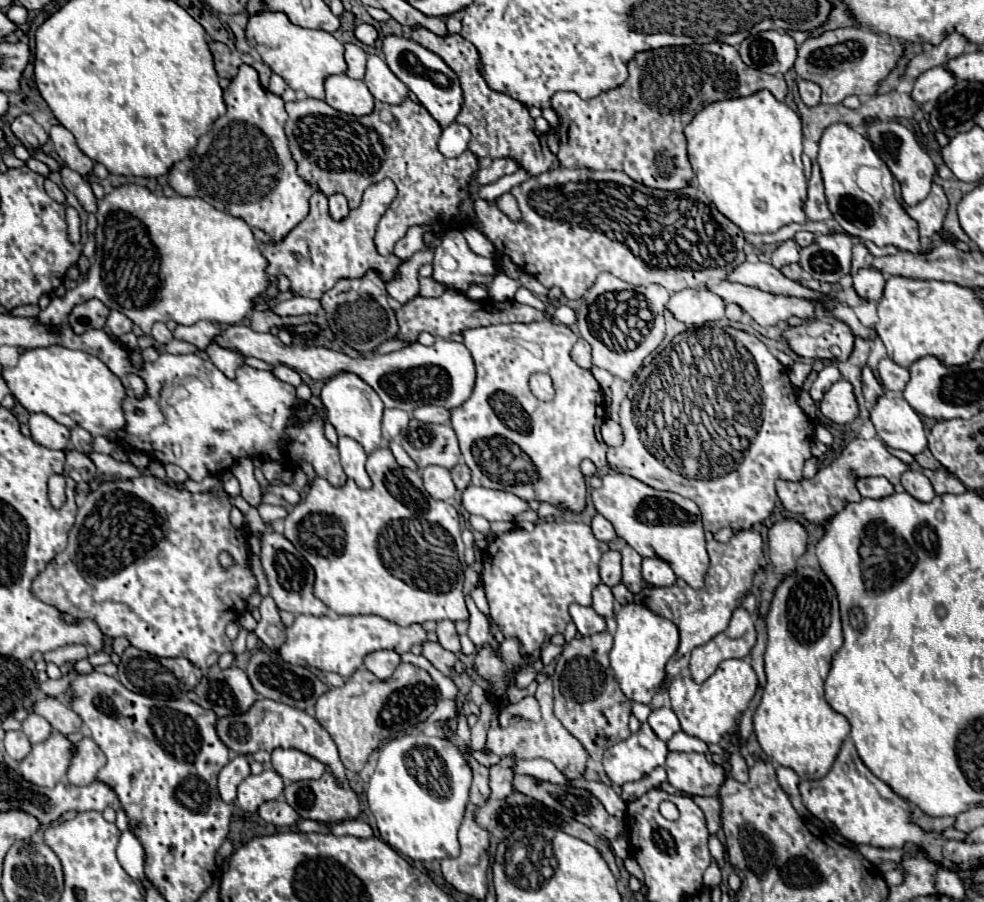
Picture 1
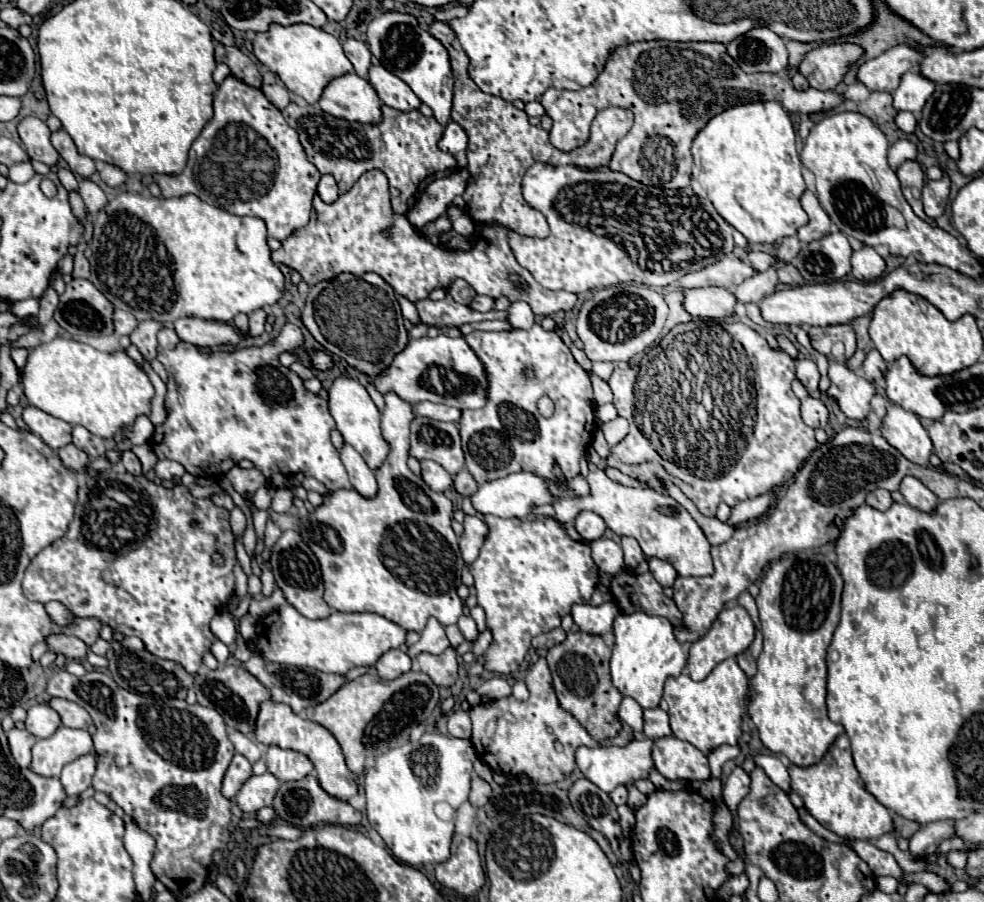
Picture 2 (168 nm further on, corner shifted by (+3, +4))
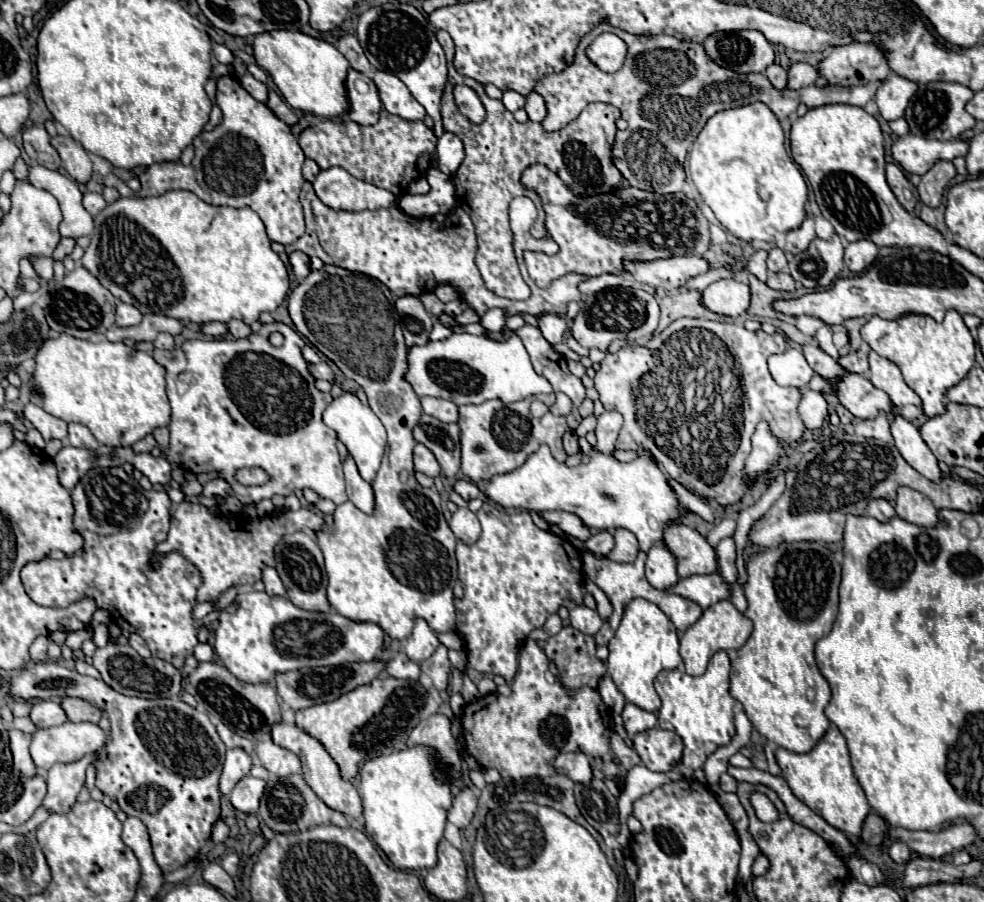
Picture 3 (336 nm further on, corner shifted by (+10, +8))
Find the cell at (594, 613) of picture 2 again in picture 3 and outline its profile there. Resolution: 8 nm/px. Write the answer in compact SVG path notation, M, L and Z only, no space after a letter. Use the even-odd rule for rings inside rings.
M576 606L574 610L570 610L570 622L576 630L580 630L584 634L592 634L592 636L602 626L602 618L598 616L598 612L588 606Z

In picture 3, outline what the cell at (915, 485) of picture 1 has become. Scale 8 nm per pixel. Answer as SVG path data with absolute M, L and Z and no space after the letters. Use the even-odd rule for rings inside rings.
M908 486L898 488L896 514L918 526L936 526L938 522L938 510L932 500Z

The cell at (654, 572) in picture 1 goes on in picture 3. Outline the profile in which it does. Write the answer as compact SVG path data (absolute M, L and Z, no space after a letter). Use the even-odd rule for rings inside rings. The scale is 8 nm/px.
M656 544L652 546L652 550L648 550L646 578L658 590L666 590L678 582L676 558L664 544Z

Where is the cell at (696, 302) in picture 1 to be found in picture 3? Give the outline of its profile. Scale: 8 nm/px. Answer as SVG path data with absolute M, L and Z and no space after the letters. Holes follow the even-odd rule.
M718 280L704 288L700 298L708 310L736 318L748 310L750 288L738 280Z

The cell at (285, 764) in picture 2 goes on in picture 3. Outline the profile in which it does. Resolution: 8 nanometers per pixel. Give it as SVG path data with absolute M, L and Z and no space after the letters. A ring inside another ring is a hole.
M272 740L258 742L256 756L264 764L264 768L276 776L290 776L300 772L300 758L286 748L276 746Z

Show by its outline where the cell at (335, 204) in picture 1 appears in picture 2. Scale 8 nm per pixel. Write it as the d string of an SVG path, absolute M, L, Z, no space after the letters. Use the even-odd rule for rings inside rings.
M323 174L321 180L319 180L319 186L317 186L317 194L325 200L325 202L335 202L335 198L339 196L339 188L337 188L337 182L331 174Z

